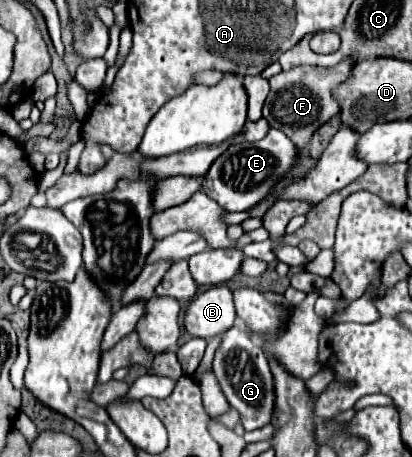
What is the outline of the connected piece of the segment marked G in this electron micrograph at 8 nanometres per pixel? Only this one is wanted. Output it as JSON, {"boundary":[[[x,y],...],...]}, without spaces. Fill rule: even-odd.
{"boundary":[[[233,326],[223,334],[221,346],[215,350],[213,374],[227,398],[227,402],[241,414],[241,424],[245,430],[257,430],[269,424],[275,408],[275,390],[273,376],[269,372],[267,354],[263,348],[245,332],[241,326]]]}

